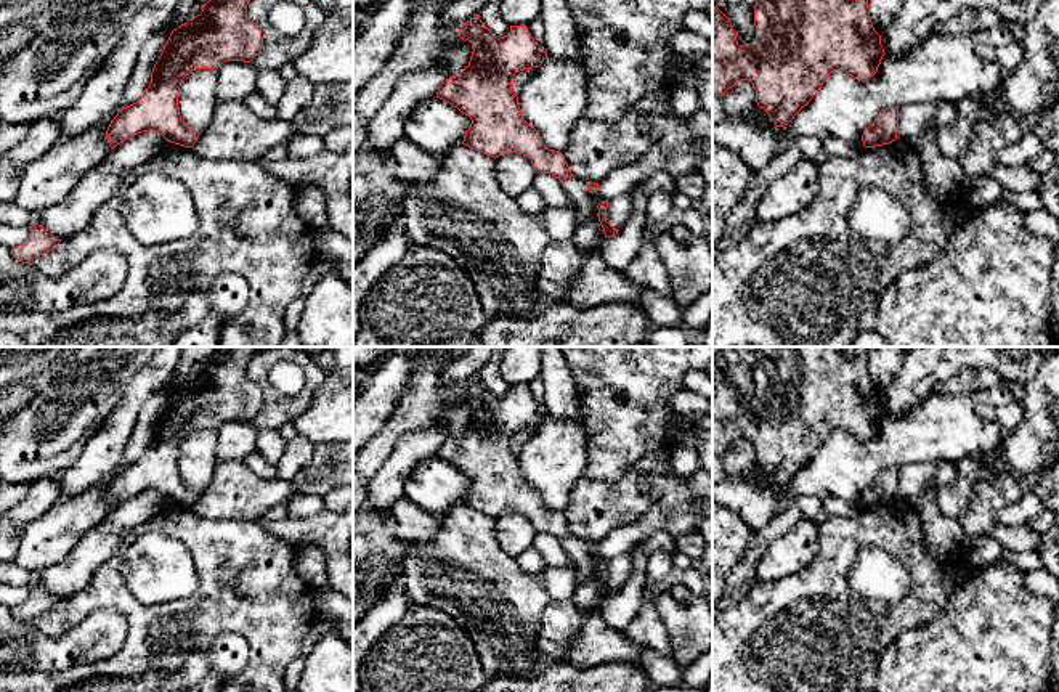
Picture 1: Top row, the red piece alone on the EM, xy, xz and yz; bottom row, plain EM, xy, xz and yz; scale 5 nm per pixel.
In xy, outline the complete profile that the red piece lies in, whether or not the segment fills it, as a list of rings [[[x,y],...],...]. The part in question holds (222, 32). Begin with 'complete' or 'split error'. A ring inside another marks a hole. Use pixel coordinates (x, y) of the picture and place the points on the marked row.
complete; [[[209,0],[197,16],[172,31],[143,96],[111,120],[106,140],[112,149],[149,130],[170,143],[194,146],[201,133],[181,120],[180,87],[196,69],[217,71],[226,61],[250,63],[260,53],[262,31],[247,18],[249,2]]]

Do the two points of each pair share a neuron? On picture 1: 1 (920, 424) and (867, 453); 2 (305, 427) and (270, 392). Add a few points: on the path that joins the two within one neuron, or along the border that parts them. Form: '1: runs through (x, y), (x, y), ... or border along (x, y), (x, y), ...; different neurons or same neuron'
1: runs through (907, 437), (880, 451); same neuron
2: border along (318, 386), (308, 407), (292, 423); different neurons

